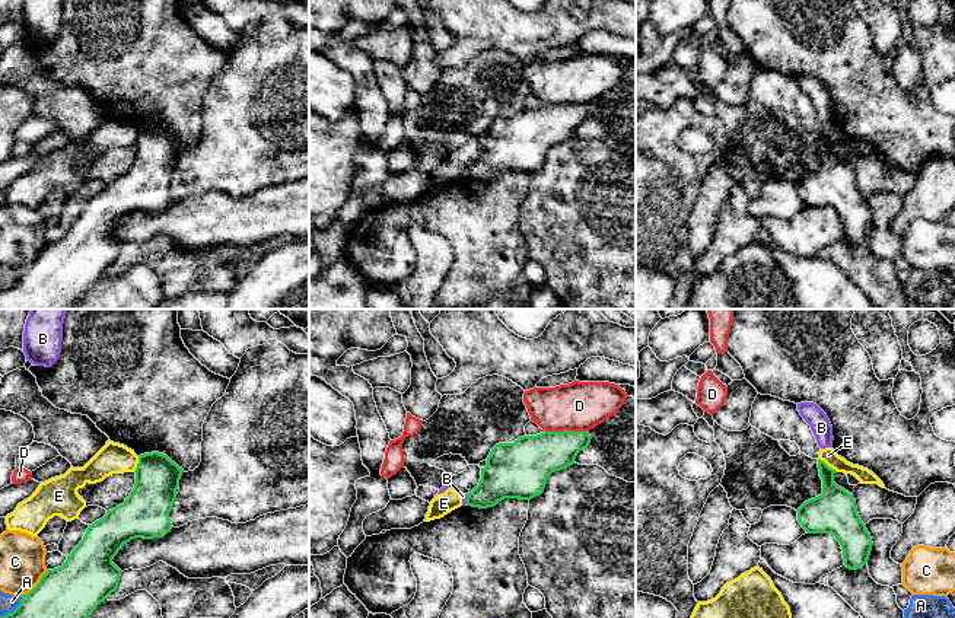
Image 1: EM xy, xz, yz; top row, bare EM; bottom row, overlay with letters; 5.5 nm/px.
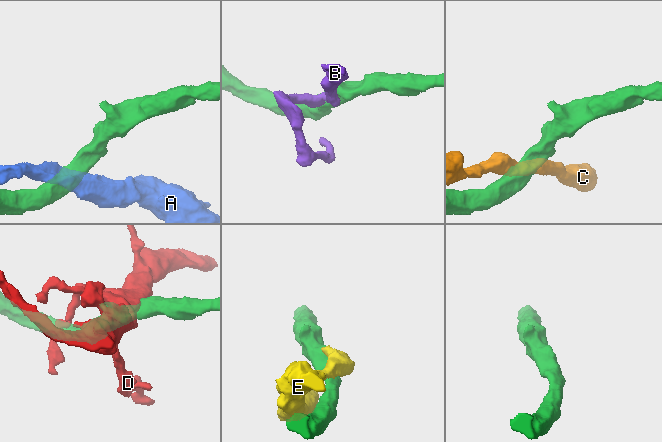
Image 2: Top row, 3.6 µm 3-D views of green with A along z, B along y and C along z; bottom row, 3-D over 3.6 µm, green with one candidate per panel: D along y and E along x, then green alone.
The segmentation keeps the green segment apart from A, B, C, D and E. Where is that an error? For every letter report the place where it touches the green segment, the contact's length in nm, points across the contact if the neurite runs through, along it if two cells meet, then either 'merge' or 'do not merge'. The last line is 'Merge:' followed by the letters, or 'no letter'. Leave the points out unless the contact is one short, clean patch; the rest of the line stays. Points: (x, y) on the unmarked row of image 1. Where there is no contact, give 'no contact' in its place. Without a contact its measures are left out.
A: contact xy (15, 283); length 170 nm; border xy (22, 270), (21, 276), (10, 286), (0, 290); do not merge
B: contact xz (467, 172); length 60 nm; border xz (468, 168), (465, 177); do not merge
C: contact xy (37, 258); length 200 nm; border xy (47, 244), (22, 270); do not merge
D: contact xz (566, 104); length 240 nm; do not merge
E: contact yz (827, 139); length 130 nm; border yz (818, 131), (837, 145); do not merge
Merge: no letter

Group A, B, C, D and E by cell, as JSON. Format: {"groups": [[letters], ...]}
{"groups": [["A"], ["B"], ["C"], ["D"], ["E"]]}

